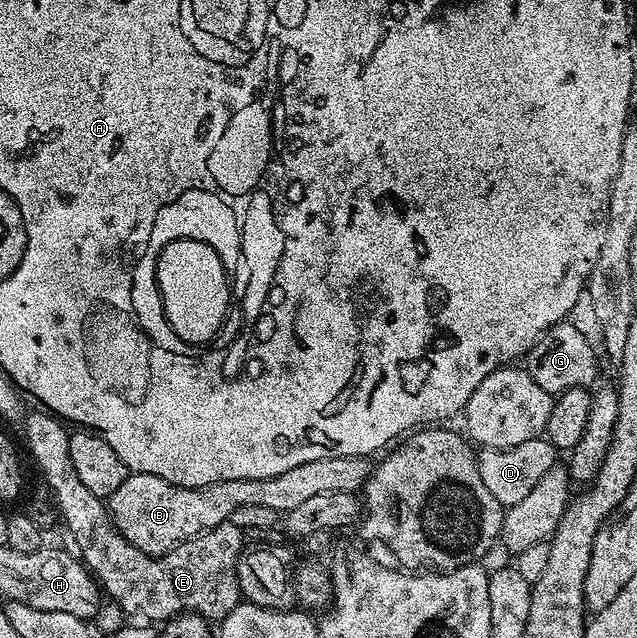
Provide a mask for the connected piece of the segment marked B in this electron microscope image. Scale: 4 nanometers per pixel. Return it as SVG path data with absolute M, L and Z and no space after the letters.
M366 456L321 458L317 462L305 462L305 466L293 466L293 470L277 474L277 478L217 482L204 488L182 488L153 474L131 472L109 497L109 515L115 531L146 556L158 558L172 552L181 542L194 540L210 528L228 523L237 506L269 506L269 510L285 514L317 494L358 493L367 483L372 467L372 461Z

